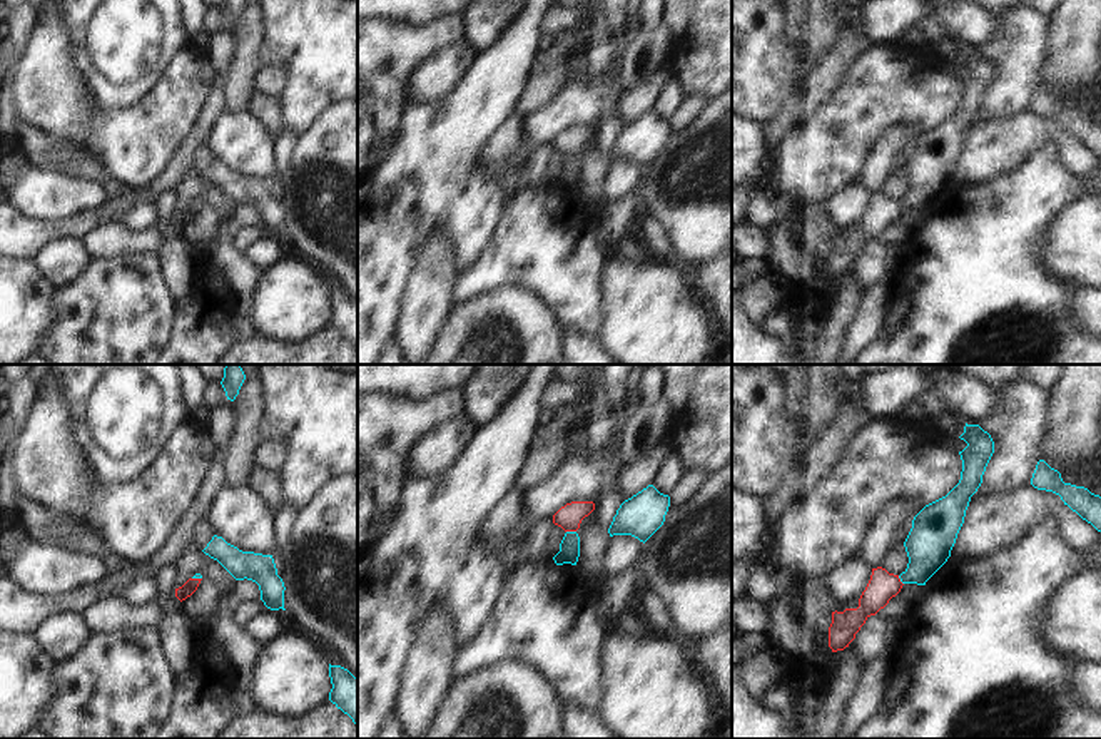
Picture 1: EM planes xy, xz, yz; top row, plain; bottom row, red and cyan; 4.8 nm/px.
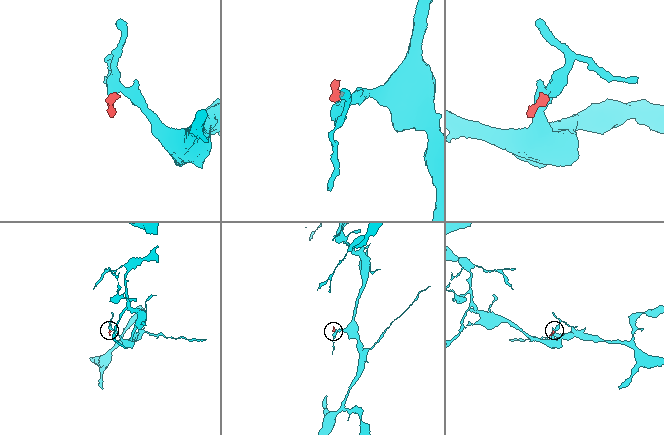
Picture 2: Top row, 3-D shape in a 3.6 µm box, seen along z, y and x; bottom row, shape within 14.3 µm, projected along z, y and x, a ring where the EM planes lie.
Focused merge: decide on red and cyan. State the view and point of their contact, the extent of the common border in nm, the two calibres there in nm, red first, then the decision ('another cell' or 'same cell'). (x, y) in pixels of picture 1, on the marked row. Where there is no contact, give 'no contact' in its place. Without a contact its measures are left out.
contact xz (572, 530); length 50 nm; calibres 120 and 100 nm; same cell

